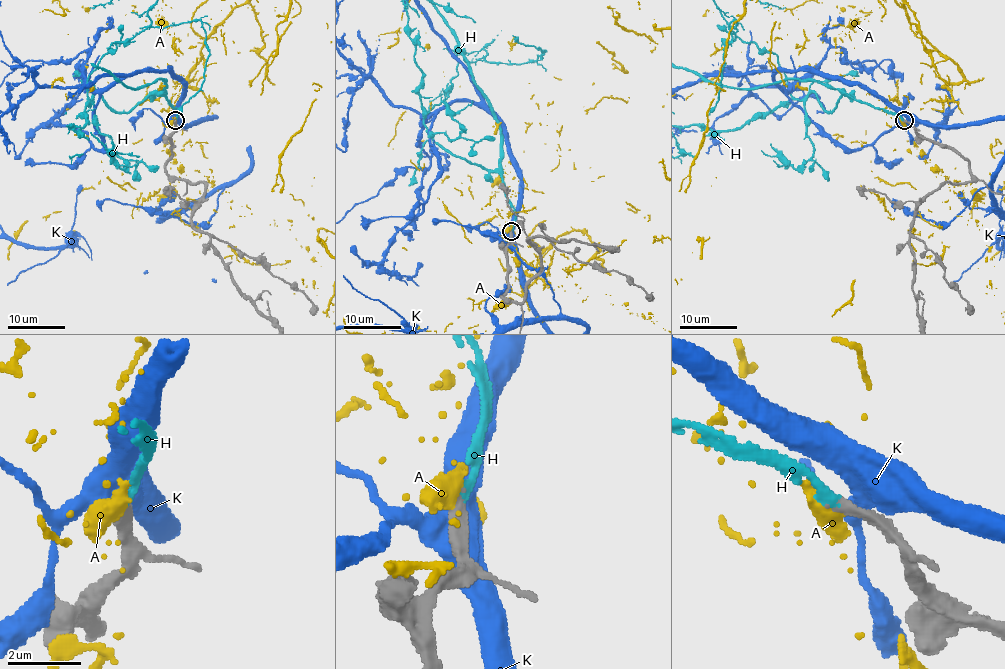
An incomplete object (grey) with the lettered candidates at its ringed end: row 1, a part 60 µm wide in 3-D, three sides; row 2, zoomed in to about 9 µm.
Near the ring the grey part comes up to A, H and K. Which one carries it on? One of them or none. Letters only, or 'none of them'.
H

